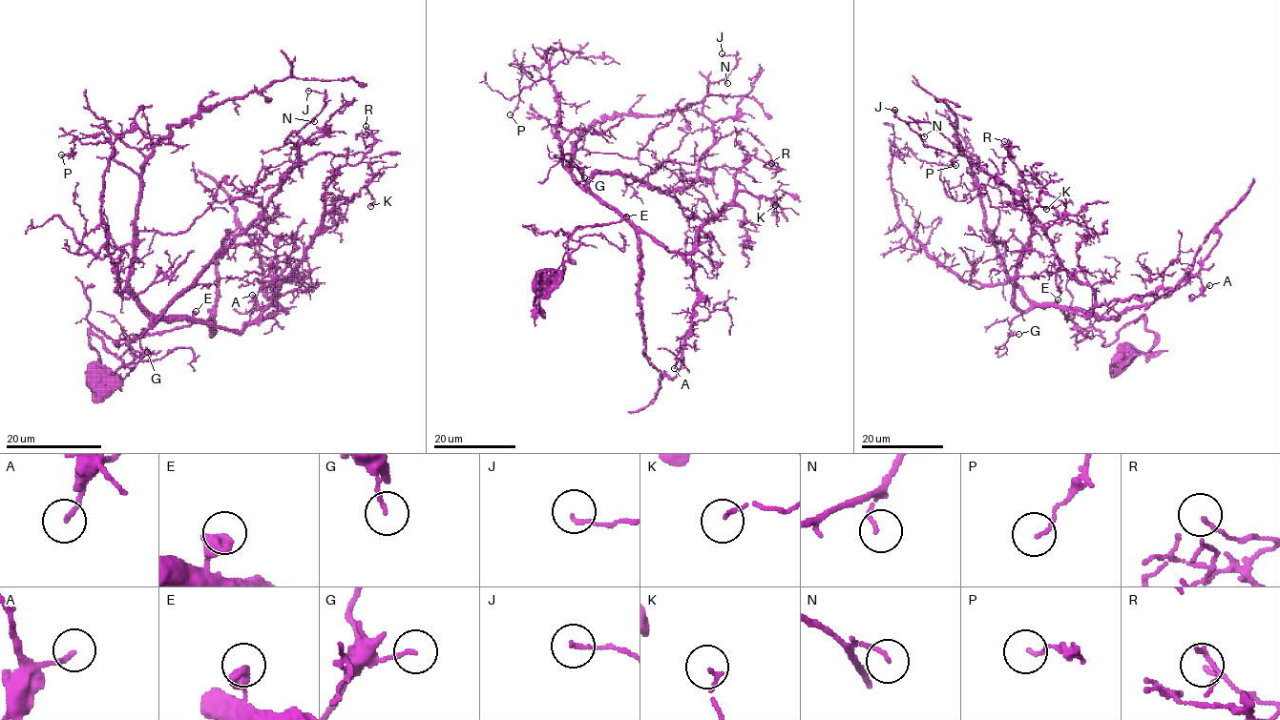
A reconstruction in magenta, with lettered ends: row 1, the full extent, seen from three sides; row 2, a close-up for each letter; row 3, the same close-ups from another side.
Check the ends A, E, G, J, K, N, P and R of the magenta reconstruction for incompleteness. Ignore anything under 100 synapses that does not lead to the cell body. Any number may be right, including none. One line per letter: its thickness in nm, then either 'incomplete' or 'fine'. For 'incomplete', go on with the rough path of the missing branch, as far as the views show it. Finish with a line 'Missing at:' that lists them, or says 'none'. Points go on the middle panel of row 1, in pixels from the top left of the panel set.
A: calibre 150 nm; fine
E: calibre 400 nm; fine
G: calibre 120 nm; fine
J: calibre 100 nm; fine
K: calibre 110 nm; fine
N: calibre 100 nm; fine
P: calibre 100 nm; fine
R: calibre 110 nm; fine
Missing at: none

